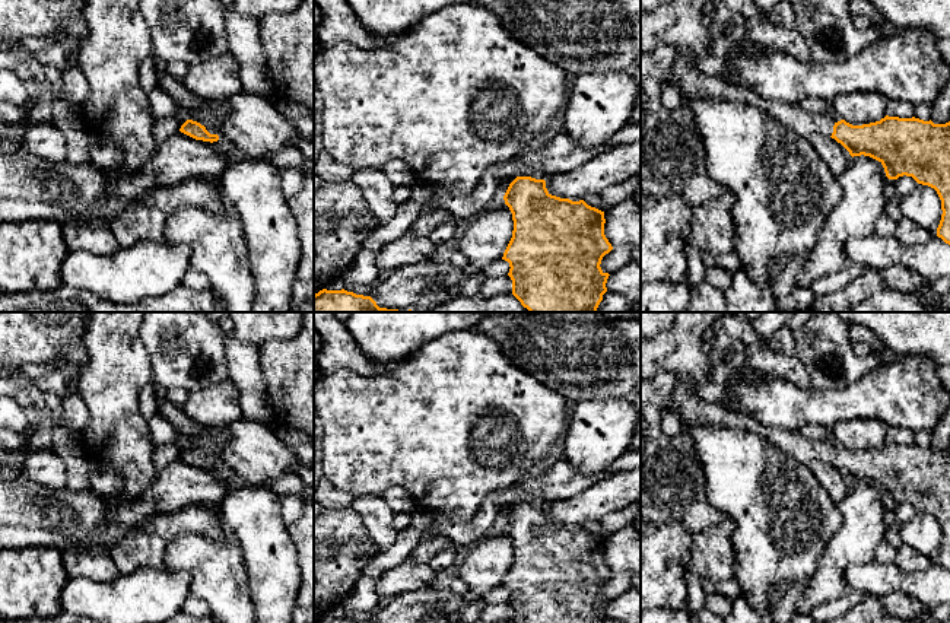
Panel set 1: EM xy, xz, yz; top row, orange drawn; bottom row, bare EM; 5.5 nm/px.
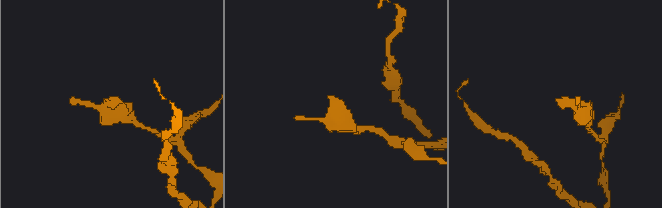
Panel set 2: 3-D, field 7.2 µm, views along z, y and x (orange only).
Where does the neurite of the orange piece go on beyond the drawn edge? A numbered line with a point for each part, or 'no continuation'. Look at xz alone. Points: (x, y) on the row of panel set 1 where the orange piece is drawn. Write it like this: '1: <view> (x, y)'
1: xz (533, 172)

